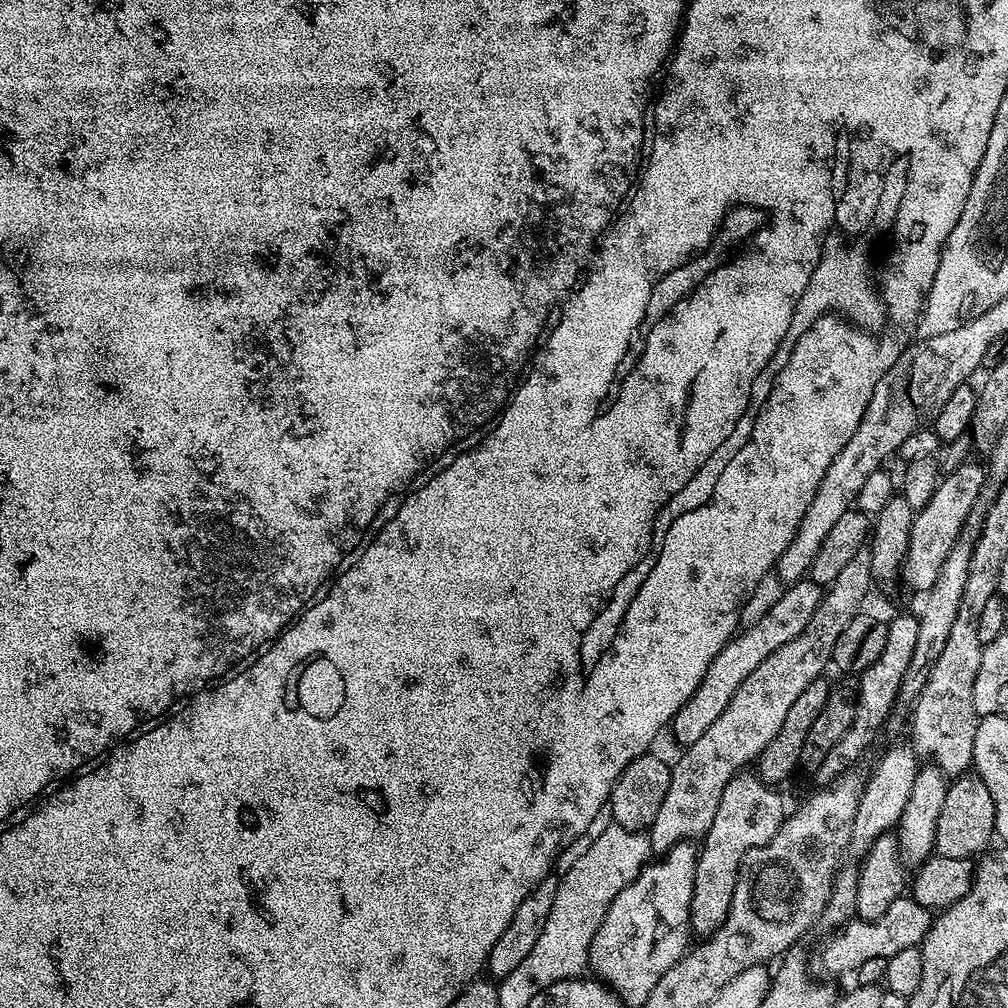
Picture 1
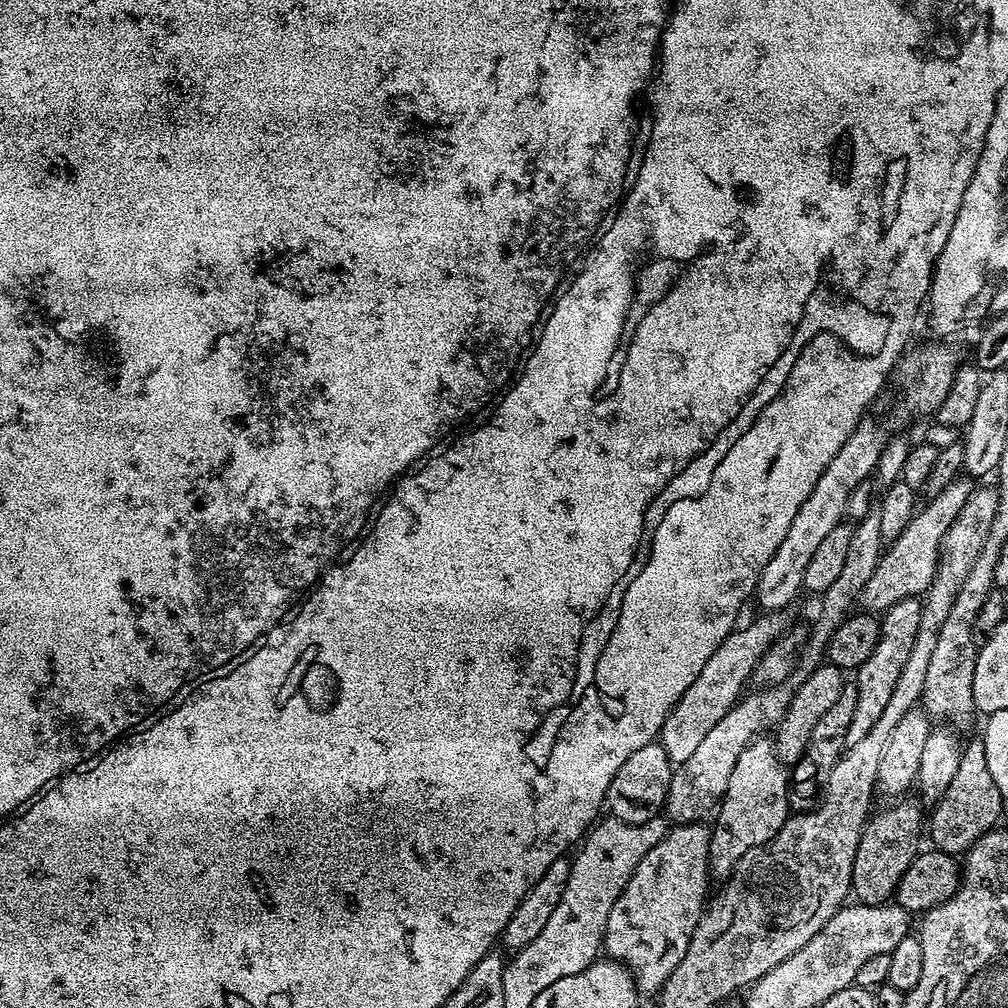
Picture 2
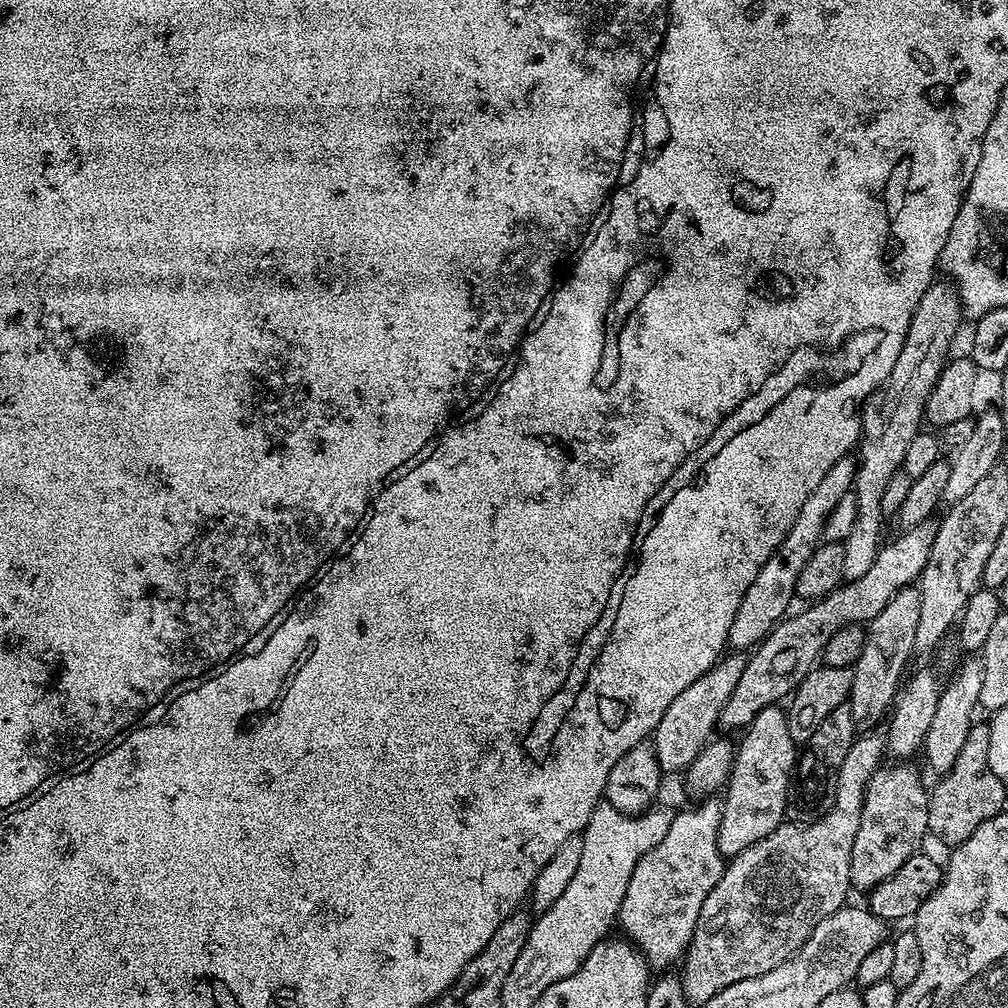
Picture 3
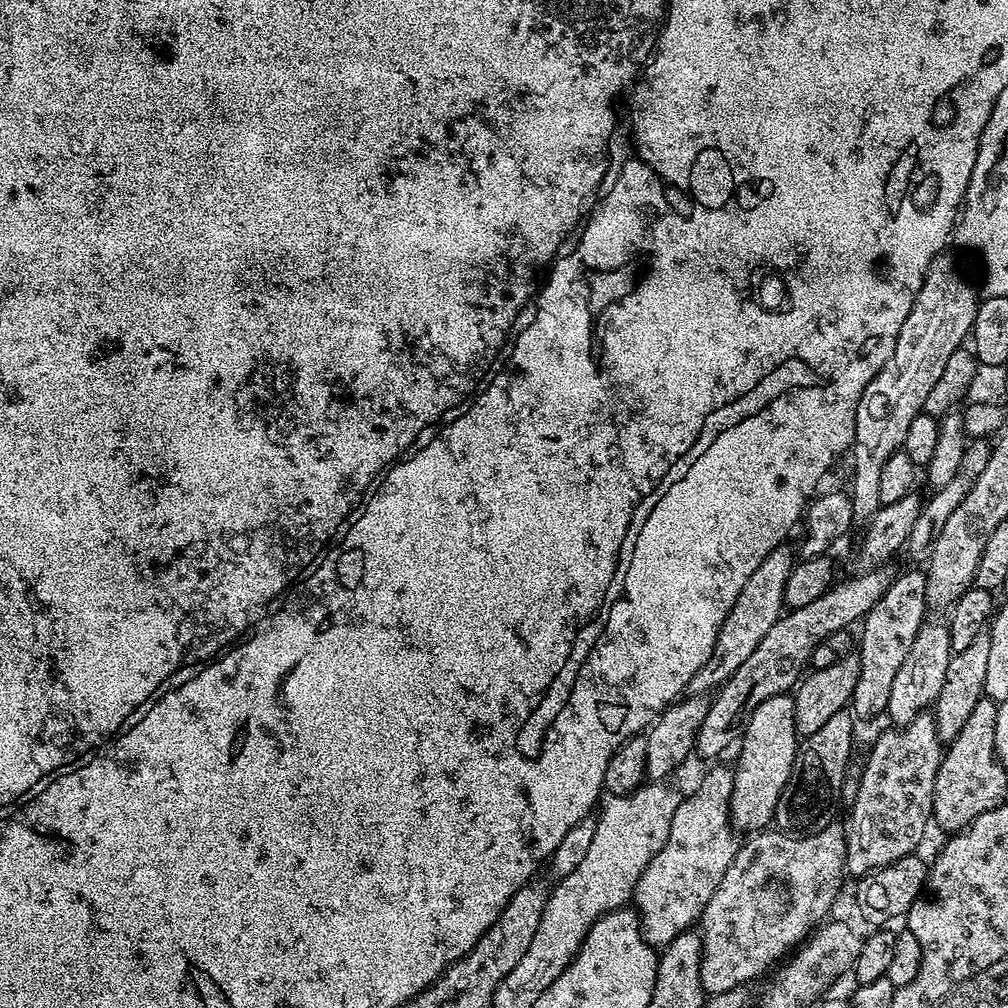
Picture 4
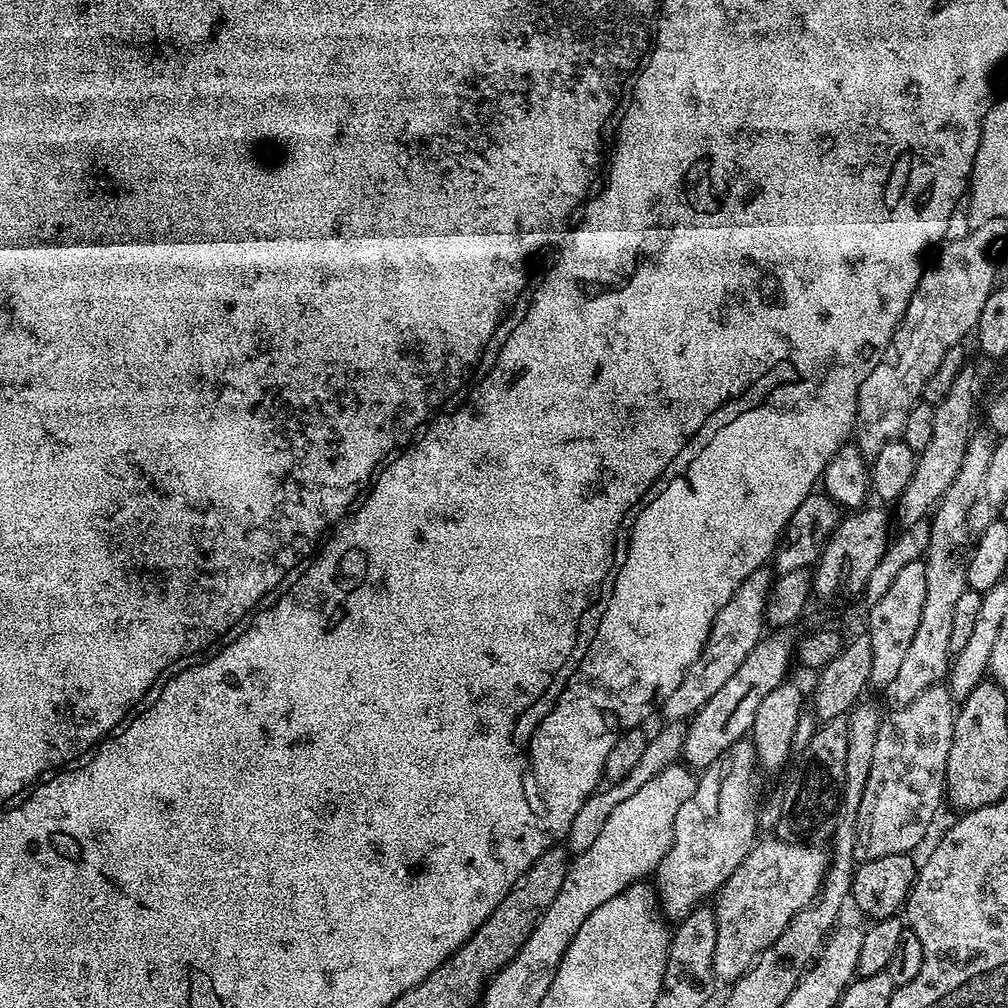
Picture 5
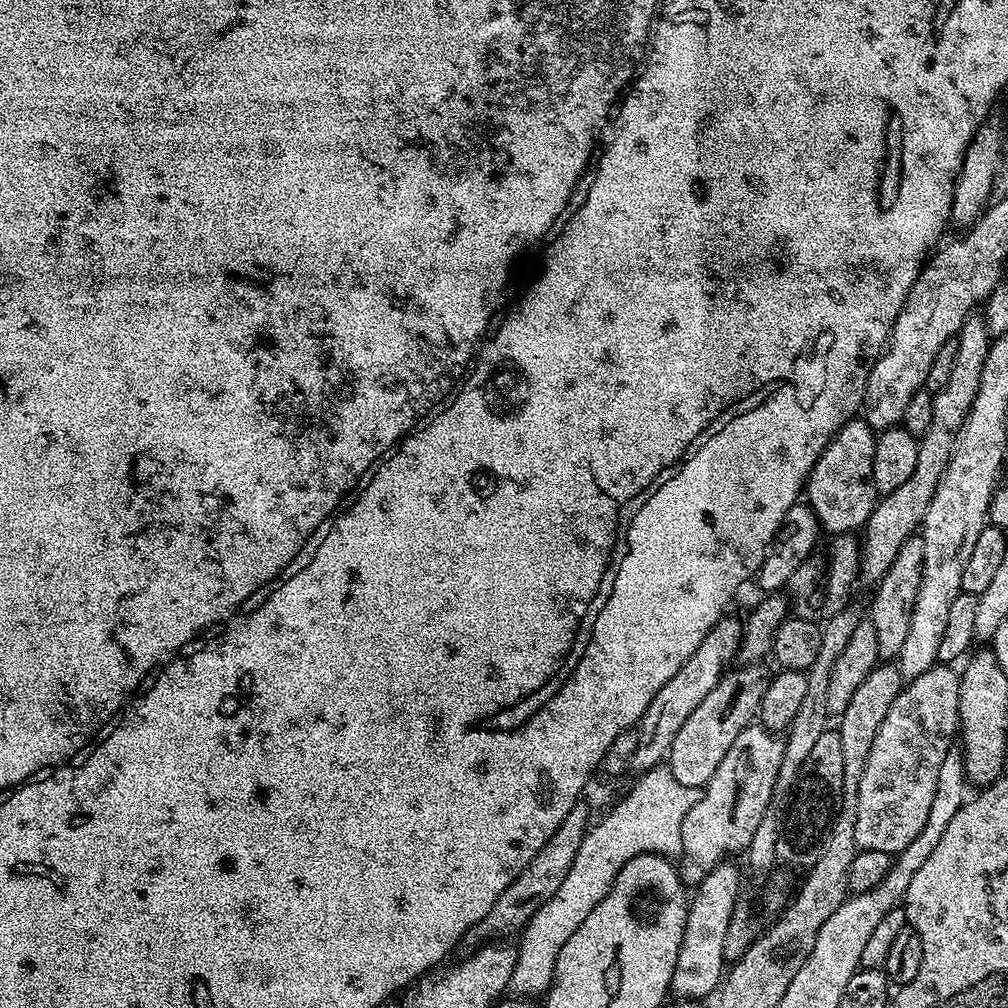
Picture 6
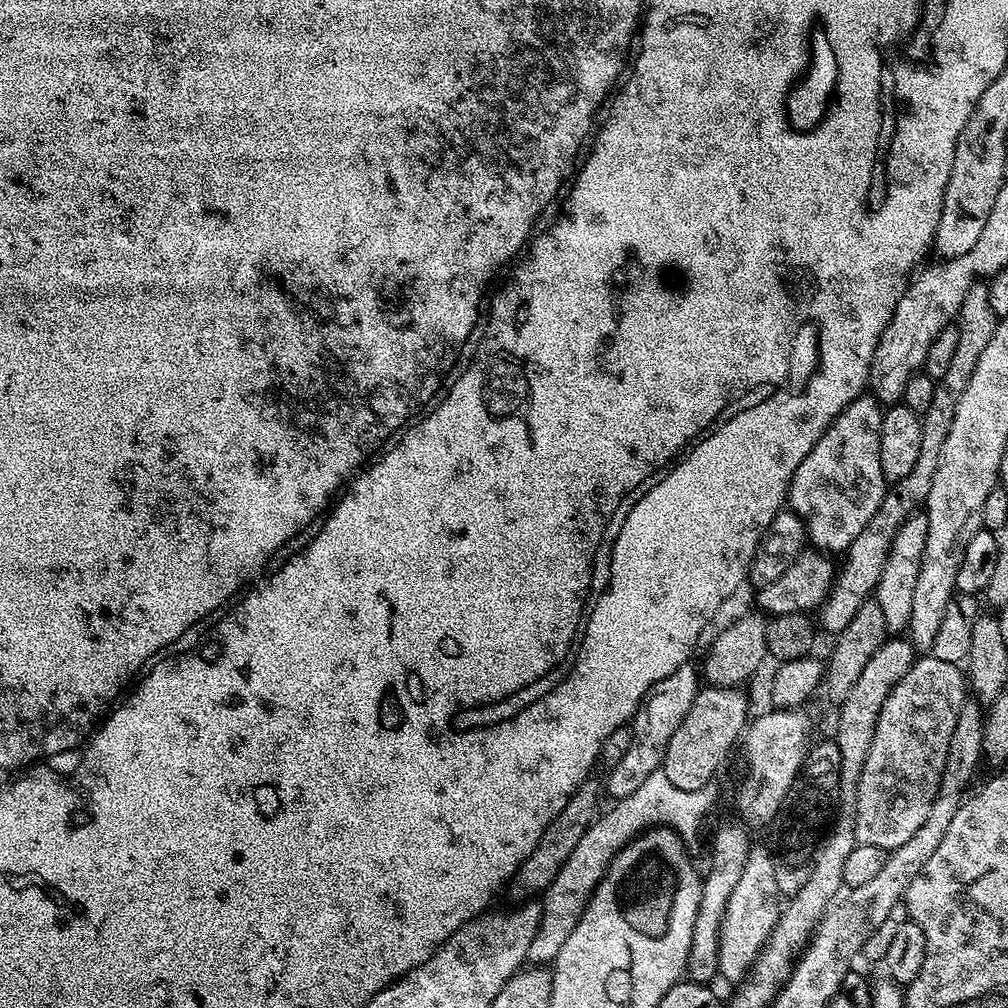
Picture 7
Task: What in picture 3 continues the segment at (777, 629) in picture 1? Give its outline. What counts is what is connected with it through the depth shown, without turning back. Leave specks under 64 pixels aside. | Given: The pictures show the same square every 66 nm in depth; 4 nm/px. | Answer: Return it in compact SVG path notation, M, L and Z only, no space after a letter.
M740 650L725 655L717 660L709 672L702 674L698 682L690 682L690 686L686 686L686 690L682 690L682 694L678 694L678 698L670 702L666 714L662 714L662 722L658 722L650 740L656 752L661 773L683 773L692 765L694 758L702 751L704 745L709 743L713 735L711 732L717 731L722 706L730 702L730 694L734 694L734 686L738 686L738 678L742 678L745 659L745 653Z

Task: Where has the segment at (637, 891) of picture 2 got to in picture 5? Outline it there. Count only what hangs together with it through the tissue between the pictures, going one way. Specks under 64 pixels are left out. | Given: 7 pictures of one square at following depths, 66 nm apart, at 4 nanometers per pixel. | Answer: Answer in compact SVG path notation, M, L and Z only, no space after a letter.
M745 738L734 742L721 756L714 758L714 762L710 762L708 768L699 773L694 794L690 794L690 798L682 802L681 808L678 809L678 818L674 818L672 845L654 873L654 892L658 897L658 907L669 921L684 920L695 908L701 907L707 901L704 900L707 896L715 897L730 878L730 874L734 874L734 870L742 866L753 844L757 843L756 772L758 773L758 765L751 739Z

